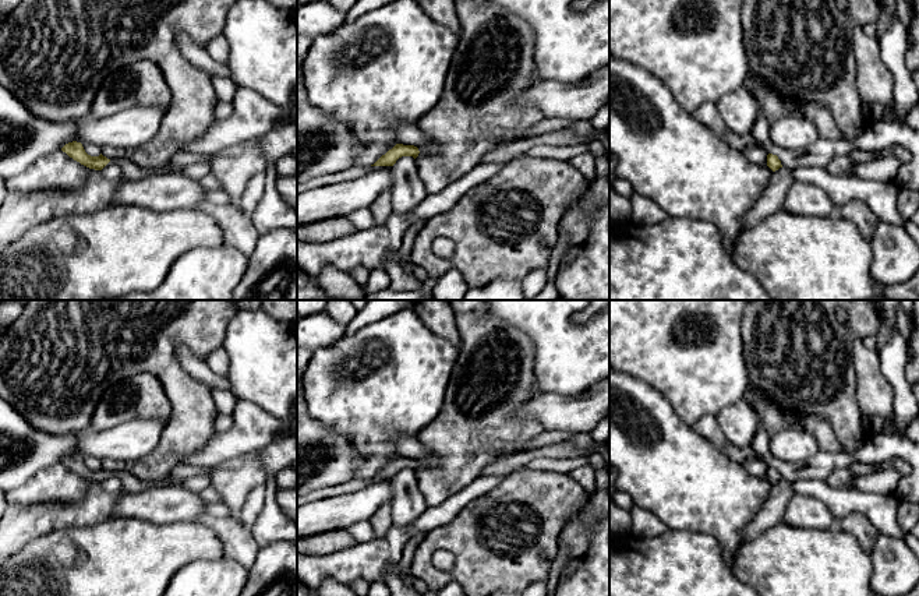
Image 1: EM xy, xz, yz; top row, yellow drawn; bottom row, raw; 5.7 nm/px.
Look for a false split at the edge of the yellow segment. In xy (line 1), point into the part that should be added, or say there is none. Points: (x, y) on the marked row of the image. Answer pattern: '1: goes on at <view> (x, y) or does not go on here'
1: does not go on here

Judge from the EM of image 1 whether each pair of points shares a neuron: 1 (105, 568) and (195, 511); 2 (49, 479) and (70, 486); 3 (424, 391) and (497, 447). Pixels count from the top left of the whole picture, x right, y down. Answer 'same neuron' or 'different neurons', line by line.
1: different neurons
2: same neuron
3: different neurons

